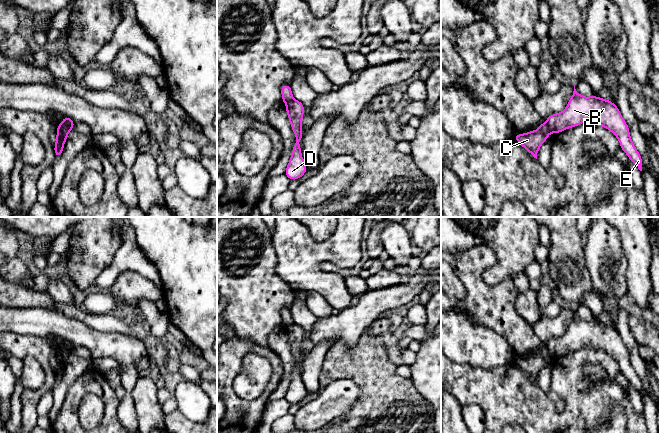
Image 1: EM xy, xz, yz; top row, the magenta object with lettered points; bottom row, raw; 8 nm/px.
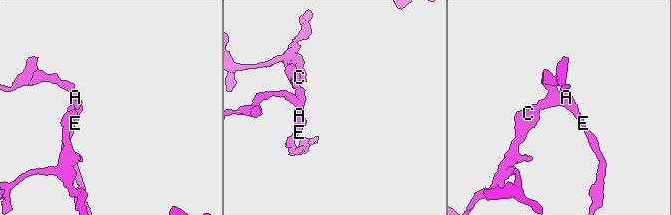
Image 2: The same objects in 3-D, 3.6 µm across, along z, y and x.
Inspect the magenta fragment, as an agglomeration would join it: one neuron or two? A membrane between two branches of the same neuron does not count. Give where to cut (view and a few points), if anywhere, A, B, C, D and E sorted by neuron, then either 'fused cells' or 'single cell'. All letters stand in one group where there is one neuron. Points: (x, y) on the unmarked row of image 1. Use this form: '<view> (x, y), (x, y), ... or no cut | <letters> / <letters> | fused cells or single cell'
yz (546, 346), (551, 355) | A B D E / C | fused cells

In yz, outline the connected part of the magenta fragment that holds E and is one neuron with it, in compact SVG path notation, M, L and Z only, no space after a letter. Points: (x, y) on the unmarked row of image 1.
M574 309L573 319L565 334L546 343L549 354L554 358L585 345L610 354L618 362L621 373L642 395L642 382L631 364L629 351L613 326L596 320L583 321L576 315Z

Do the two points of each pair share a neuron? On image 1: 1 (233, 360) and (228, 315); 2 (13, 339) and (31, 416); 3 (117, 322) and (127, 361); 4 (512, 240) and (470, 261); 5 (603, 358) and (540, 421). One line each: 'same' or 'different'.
1: different
2: same
3: different
4: different
5: same

